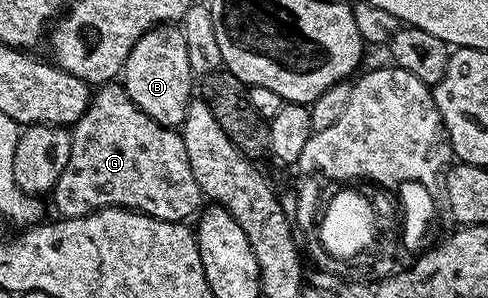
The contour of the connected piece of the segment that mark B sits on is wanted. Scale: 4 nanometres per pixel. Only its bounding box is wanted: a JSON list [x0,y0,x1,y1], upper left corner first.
[122,24,194,128]

